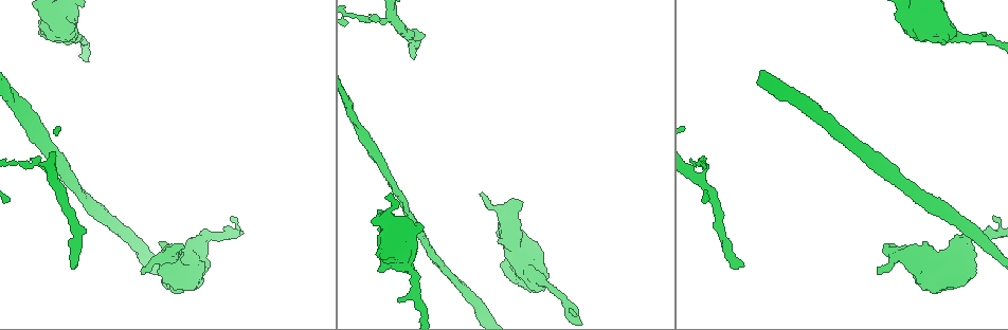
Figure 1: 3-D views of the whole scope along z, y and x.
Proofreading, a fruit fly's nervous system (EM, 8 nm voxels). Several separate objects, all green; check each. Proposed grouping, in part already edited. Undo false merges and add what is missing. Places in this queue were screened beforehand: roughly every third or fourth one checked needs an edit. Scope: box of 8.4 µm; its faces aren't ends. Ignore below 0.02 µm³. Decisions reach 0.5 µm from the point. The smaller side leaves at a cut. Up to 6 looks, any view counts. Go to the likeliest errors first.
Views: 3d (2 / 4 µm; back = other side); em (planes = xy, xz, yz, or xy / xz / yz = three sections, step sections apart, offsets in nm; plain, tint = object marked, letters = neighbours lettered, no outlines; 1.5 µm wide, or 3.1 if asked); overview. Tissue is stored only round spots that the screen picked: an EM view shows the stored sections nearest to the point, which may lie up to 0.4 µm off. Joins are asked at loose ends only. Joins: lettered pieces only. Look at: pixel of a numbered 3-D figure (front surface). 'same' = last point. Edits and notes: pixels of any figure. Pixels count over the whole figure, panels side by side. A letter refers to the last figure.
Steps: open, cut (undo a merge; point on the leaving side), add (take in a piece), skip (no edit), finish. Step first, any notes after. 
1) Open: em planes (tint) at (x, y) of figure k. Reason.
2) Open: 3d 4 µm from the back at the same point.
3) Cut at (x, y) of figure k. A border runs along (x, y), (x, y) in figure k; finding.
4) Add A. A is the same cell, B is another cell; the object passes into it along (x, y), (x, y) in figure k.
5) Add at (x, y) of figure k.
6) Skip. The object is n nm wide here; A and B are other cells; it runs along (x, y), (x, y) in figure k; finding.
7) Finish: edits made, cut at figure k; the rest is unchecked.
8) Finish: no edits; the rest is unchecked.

Open: em planes (letters) at (72, 266) of figure 1. An open end.

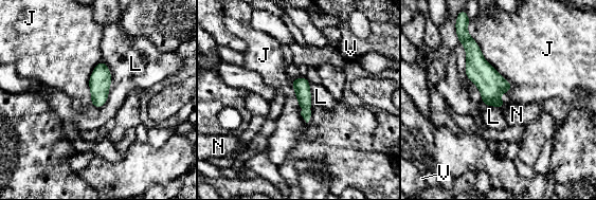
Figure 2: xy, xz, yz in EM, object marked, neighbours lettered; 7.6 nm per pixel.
Add N. N is the same cell, J, L and V are other cells; the object passes into it along (490, 84), (504, 107), (516, 114) in figure 2; the cell continues.

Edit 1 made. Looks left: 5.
Open: em xz step 4 (tint) at (142, 273) of figure 1.

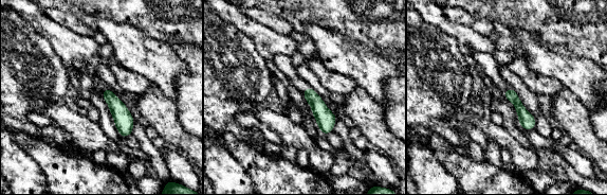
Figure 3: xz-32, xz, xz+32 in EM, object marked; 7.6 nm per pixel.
Open: em planes (letters) at the same point.

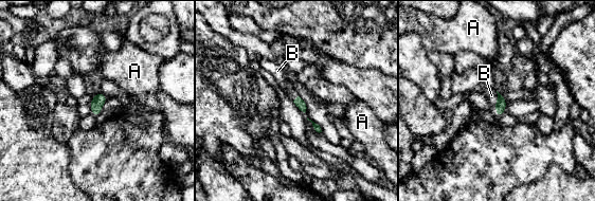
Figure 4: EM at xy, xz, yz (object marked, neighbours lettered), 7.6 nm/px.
Add B. B is the same cell, A is another cell; it goes on there.

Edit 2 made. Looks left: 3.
Open: 3d 2 µm at (413, 284) of figure 1. Sudden change in width.

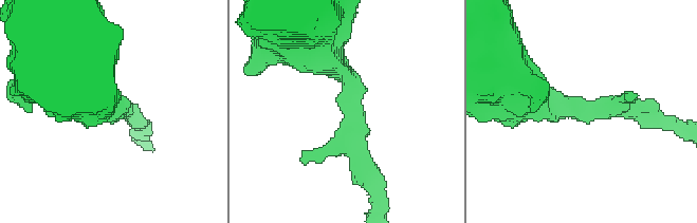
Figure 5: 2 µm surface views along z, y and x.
Open: em planes (letters) at (352, 113) of figure 5.

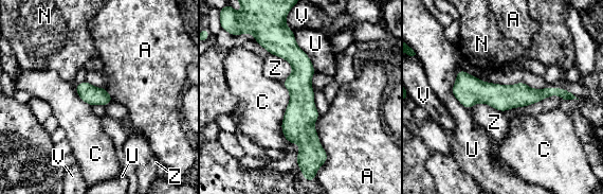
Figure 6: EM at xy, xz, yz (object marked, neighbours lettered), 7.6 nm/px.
Skip. A, C, N, U, V and Z are other cells; it runs along (289, 34), (300, 62), (306, 160) in figure 6; continuous, no second cell.

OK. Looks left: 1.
Finish: edits made, add at figure 2, add at figure 4; the rest is unchecked.

